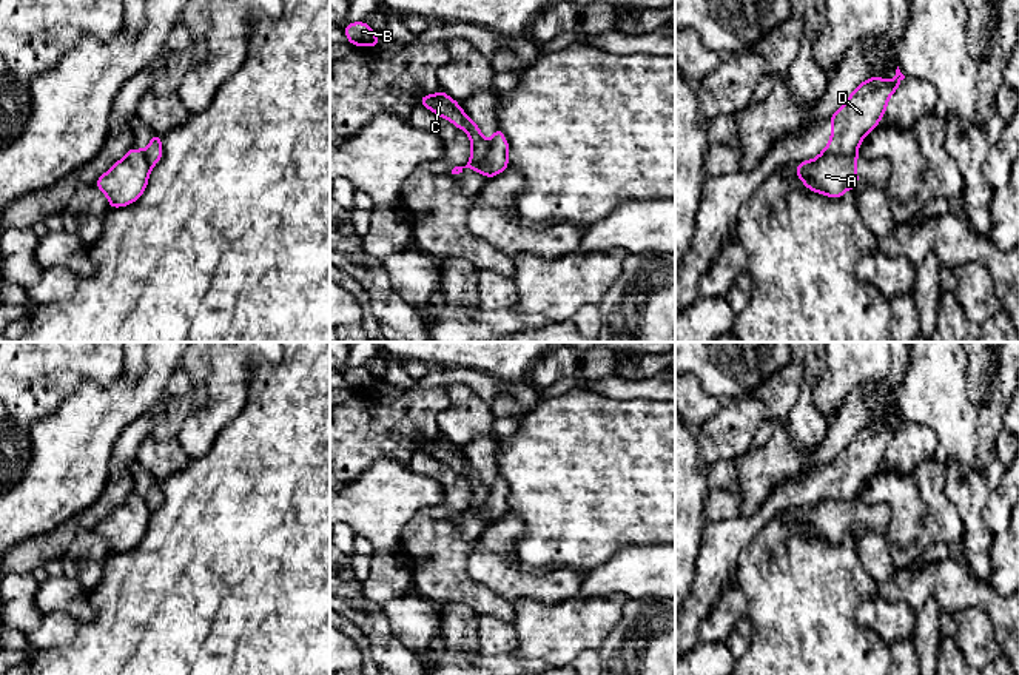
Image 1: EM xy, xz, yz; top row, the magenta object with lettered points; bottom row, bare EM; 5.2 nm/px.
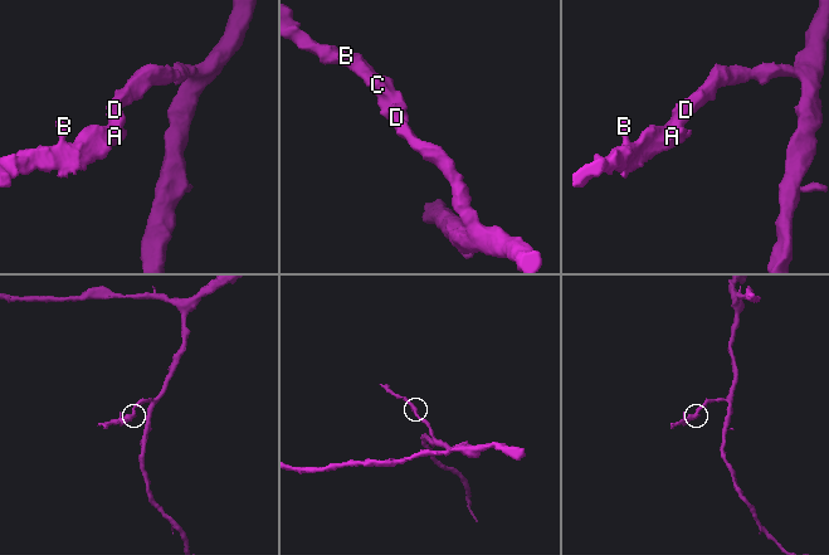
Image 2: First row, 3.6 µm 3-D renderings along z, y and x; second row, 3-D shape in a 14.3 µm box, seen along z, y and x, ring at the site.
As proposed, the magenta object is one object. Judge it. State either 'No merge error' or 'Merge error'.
Merge error

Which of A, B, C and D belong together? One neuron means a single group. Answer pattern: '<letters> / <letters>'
A B C / D

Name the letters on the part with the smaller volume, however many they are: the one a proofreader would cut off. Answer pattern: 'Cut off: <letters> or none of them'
Cut off: A, B, C

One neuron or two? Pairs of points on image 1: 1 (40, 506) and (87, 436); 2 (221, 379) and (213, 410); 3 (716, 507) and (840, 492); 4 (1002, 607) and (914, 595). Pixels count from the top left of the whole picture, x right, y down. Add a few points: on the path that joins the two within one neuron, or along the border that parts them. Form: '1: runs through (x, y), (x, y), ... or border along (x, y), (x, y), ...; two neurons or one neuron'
1: runs through (53, 489), (70, 467), (71, 453); one neuron
2: runs through (221, 387), (221, 402); one neuron
3: border along (739, 515), (729, 520), (706, 520); two neurons
4: runs through (981, 595), (951, 584), (936, 584); one neuron

